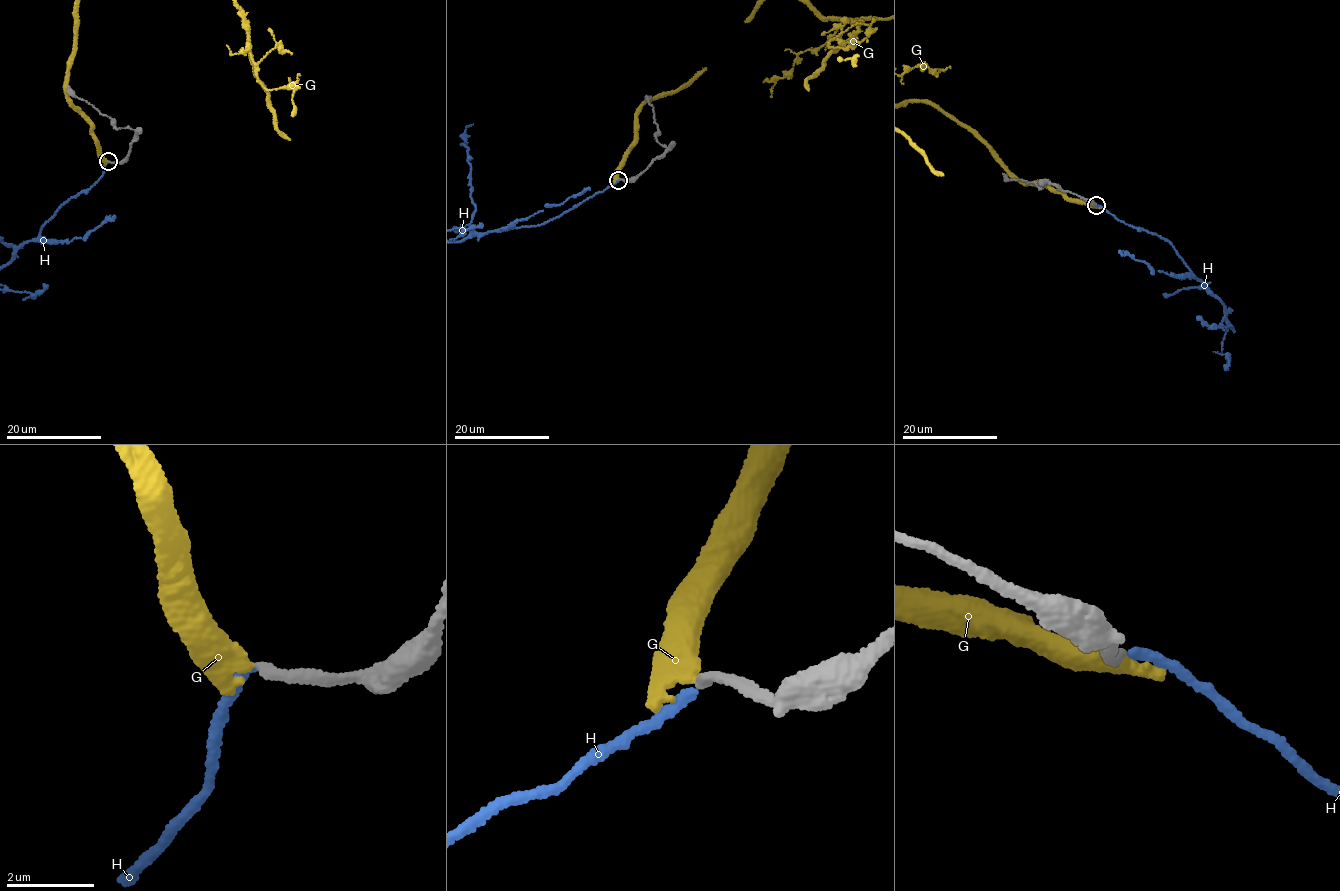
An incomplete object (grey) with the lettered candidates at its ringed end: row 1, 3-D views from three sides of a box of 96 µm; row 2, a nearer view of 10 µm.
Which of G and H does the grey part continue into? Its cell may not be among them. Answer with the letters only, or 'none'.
H

